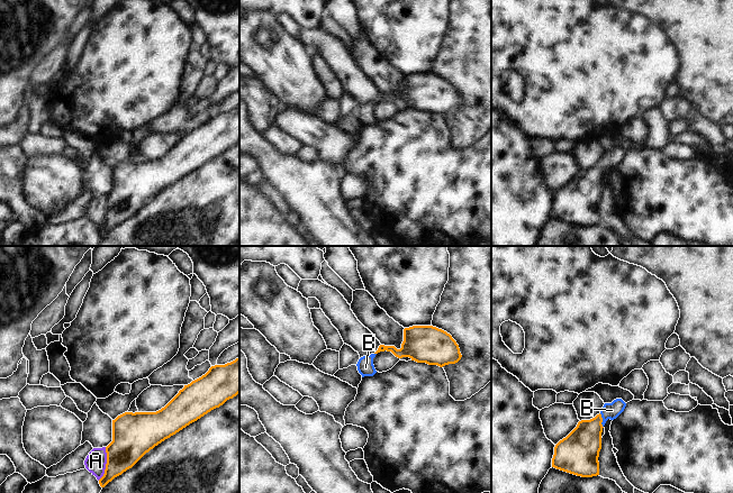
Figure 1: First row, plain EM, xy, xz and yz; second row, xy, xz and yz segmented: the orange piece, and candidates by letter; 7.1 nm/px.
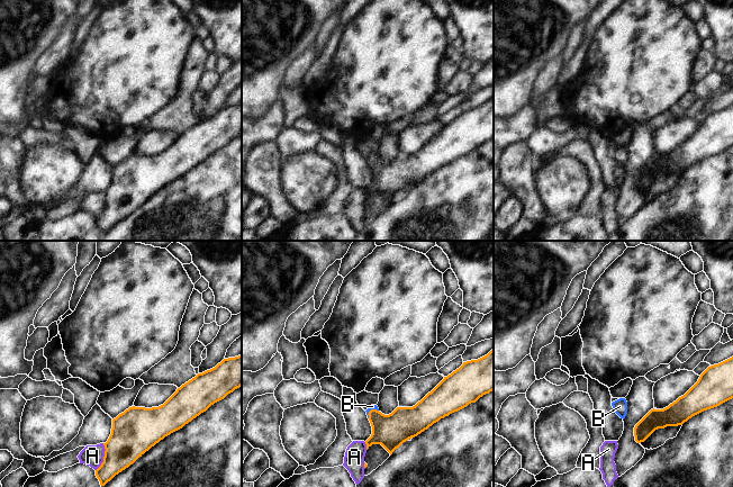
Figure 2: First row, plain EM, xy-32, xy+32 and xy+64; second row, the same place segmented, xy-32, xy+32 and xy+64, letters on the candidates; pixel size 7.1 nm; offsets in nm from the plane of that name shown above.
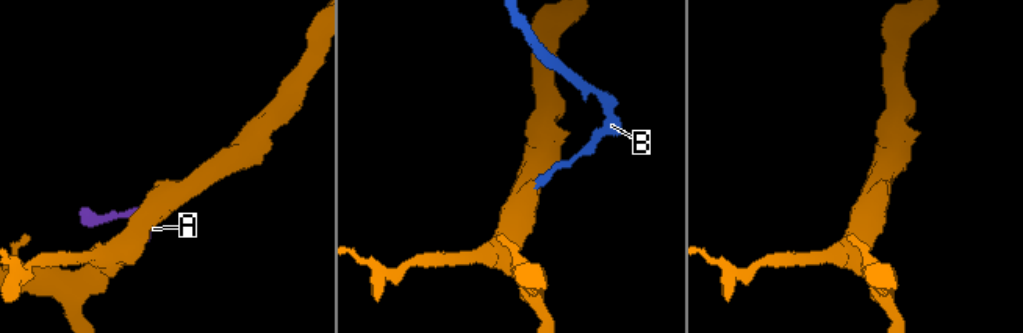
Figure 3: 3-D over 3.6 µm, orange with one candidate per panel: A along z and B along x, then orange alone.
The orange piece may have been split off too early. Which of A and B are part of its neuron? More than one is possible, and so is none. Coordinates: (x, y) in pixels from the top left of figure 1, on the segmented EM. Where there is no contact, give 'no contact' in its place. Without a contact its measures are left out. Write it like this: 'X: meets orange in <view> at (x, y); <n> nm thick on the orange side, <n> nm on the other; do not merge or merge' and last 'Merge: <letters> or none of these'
A: meets orange in xy at (106, 464); 280 nm thick on the orange side, 150 nm on the other; do not merge
B: meets orange in yz at (602, 420); 260 nm thick on the orange side, 110 nm on the other; merge
Merge: B

